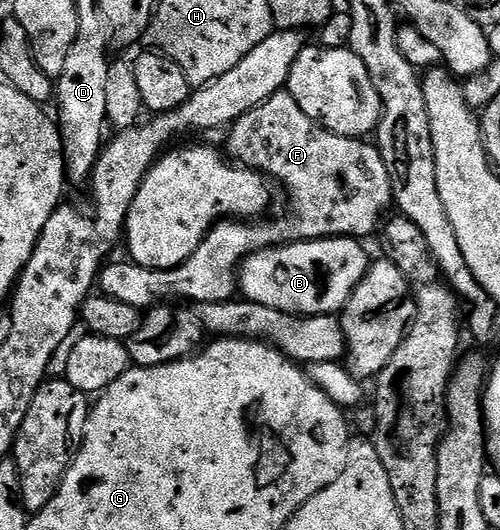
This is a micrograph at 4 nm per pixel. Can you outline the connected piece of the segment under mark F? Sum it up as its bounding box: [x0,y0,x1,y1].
[98,89,393,308]

